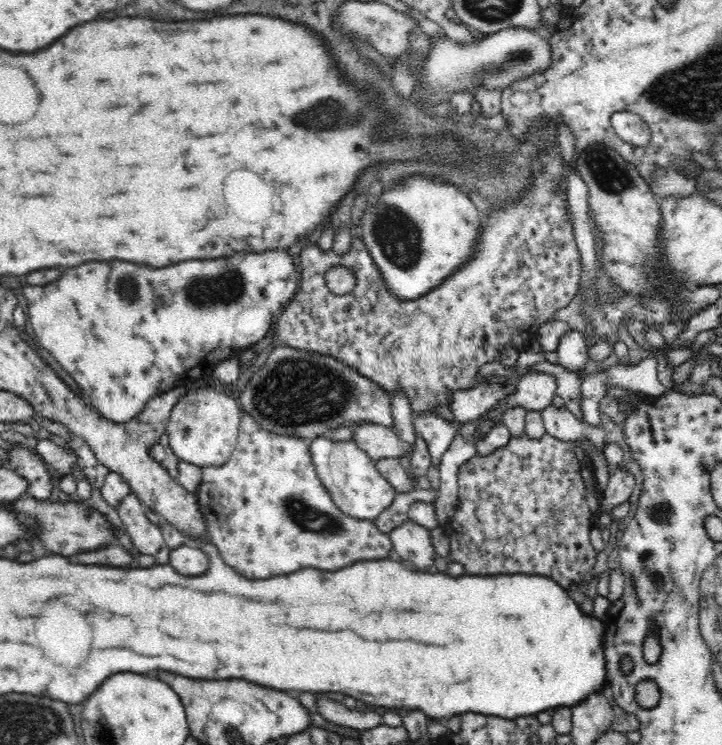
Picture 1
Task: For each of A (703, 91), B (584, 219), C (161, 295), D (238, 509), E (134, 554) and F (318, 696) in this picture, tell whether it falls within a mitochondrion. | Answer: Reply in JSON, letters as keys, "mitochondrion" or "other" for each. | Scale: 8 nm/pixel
{"A":"mitochondrion","B":"other","C":"mitochondrion","D":"other","E":"other","F":"other"}

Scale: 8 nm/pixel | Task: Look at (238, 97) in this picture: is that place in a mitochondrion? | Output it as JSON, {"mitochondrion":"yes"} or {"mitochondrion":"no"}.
{"mitochondrion":"no"}

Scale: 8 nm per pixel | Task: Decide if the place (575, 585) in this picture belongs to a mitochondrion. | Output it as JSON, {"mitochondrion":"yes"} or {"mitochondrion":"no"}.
{"mitochondrion":"no"}

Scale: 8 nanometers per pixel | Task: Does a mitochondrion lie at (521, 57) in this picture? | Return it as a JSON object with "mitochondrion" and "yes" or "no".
{"mitochondrion":"yes"}

